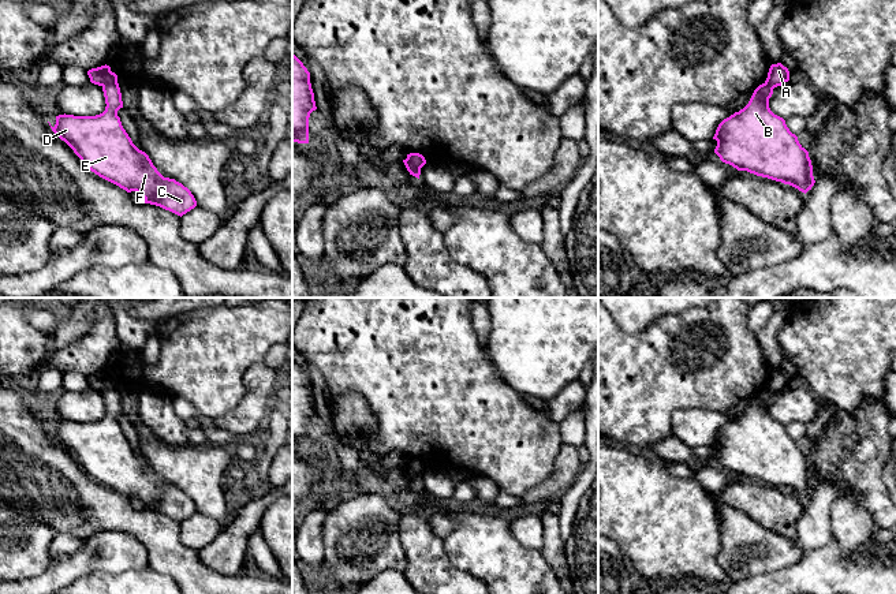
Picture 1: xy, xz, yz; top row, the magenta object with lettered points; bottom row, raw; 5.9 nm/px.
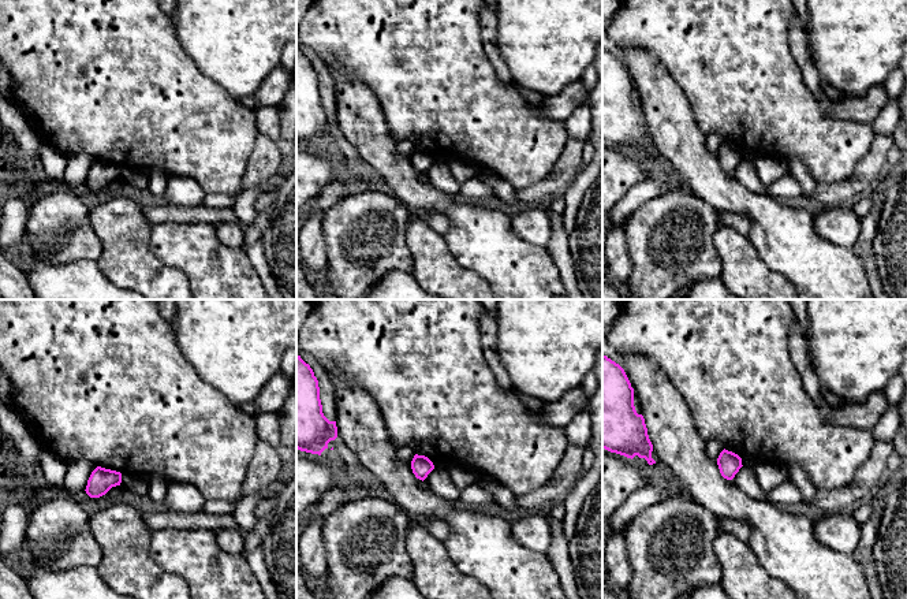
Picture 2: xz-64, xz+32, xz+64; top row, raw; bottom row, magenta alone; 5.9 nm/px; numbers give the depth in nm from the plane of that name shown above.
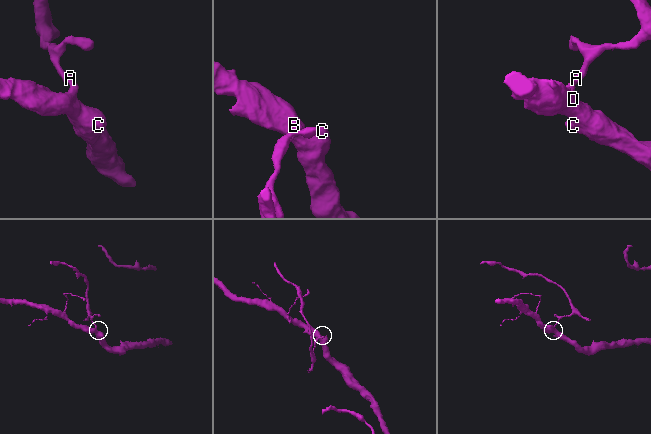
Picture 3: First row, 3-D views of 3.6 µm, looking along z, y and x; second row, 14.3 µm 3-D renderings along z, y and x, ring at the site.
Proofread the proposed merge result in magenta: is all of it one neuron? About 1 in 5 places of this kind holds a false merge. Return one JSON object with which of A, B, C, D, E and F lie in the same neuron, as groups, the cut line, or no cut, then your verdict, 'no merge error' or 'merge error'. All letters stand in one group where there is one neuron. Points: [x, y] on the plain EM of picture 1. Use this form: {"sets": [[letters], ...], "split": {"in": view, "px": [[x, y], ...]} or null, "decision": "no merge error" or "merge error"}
{"sets": [["A"], ["B", "C", "D", "E", "F"]], "split": {"in": "xz", "px": [[406, 464], [420, 474]]}, "decision": "merge error"}

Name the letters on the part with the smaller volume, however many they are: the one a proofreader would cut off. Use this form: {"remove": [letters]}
{"remove": ["A"]}

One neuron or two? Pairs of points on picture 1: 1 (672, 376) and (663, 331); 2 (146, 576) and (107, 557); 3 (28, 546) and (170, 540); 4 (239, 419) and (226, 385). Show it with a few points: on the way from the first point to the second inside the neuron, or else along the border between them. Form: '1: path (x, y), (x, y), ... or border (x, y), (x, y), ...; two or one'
1: path (669, 365), (667, 342); one
2: border (148, 566), (140, 570), (119, 572), (103, 571); two
3: border (28, 518), (40, 520), (58, 533); two
4: border (243, 376), (243, 398), (232, 408), (213, 419); two

